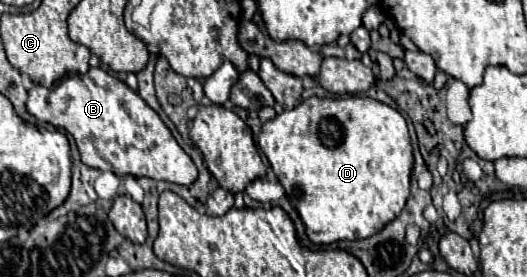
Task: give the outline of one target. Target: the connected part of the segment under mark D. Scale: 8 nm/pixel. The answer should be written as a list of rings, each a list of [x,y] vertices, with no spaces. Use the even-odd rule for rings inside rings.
[[[312,96],[288,112],[278,114],[262,126],[258,144],[266,154],[286,196],[298,210],[312,244],[332,244],[338,240],[362,240],[380,232],[404,208],[410,194],[412,144],[404,116],[368,96],[318,98]],[[334,124],[334,136],[322,134],[324,126]]]

